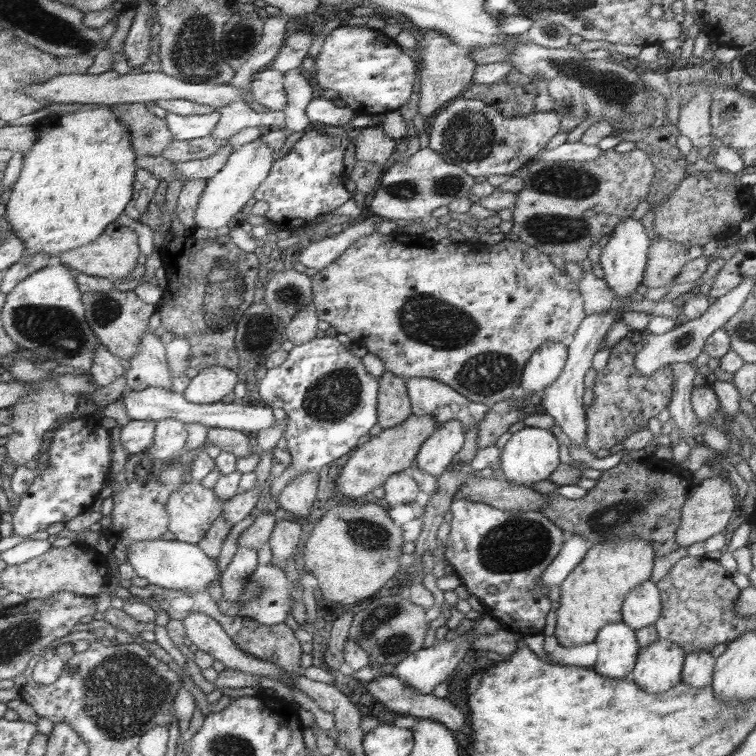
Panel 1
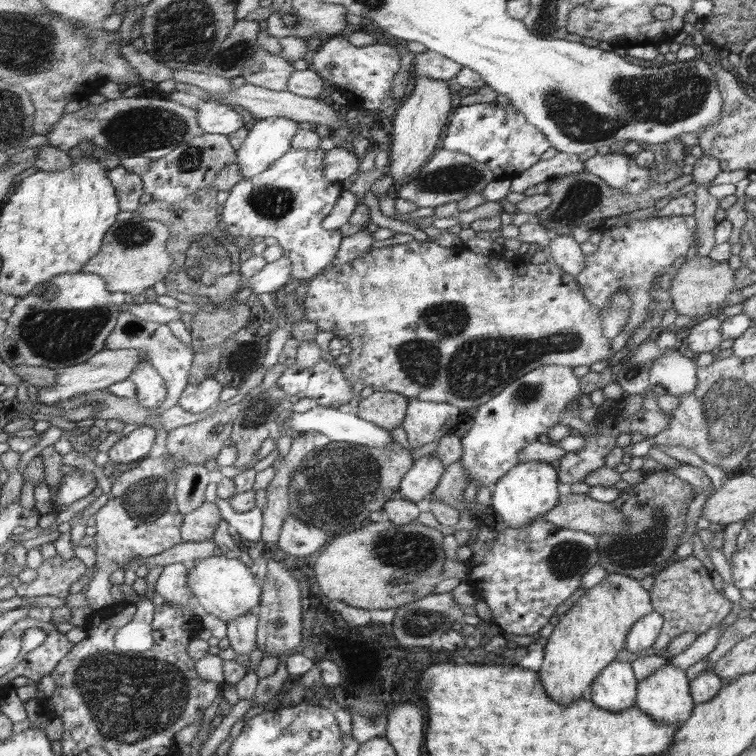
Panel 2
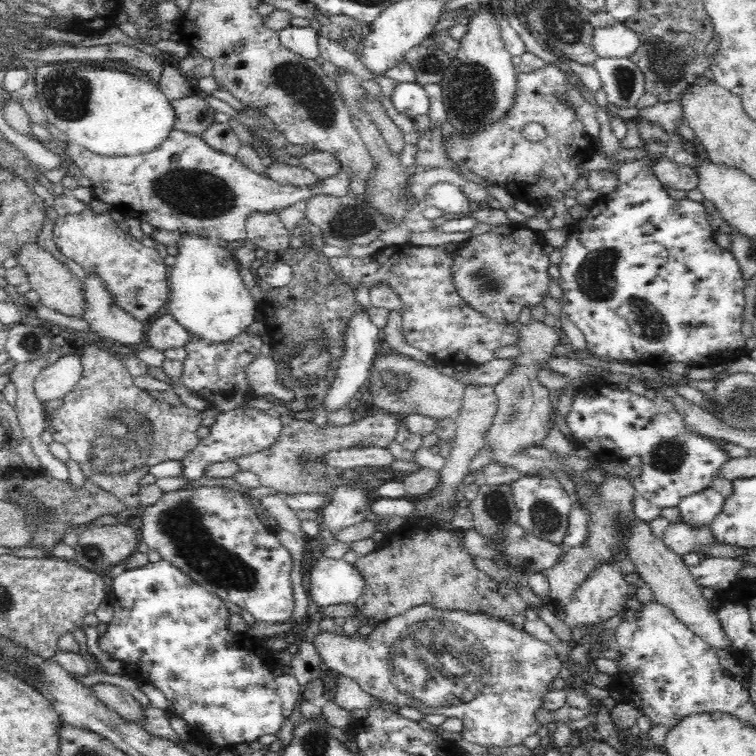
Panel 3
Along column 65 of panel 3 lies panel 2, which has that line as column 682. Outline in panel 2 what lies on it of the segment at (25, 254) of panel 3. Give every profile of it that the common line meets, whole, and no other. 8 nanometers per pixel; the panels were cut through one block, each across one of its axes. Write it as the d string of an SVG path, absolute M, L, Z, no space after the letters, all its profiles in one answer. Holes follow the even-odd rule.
M696 255L691 260L680 265L675 269L668 279L666 291L672 297L673 308L677 314L685 314L692 318L693 316L710 316L714 317L722 302L726 300L726 294L730 294L734 286L734 268L730 268L727 261L718 262L712 260L709 255Z

